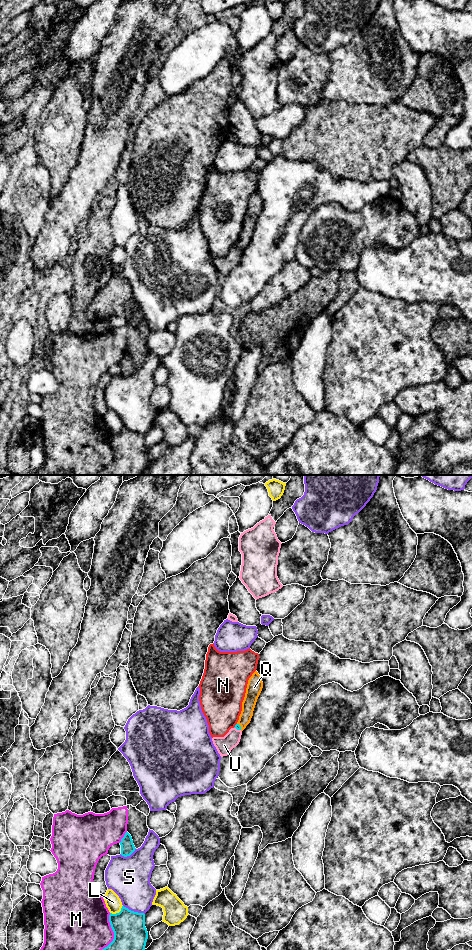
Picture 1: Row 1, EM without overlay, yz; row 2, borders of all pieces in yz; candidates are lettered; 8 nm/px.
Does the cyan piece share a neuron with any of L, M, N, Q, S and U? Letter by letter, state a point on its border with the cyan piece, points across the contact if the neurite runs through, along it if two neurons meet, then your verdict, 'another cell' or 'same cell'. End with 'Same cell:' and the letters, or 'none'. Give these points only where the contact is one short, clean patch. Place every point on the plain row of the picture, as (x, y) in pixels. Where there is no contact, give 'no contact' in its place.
L: meets cyan in yz at (117, 433); another cell
M: meets cyan in yz at (114, 455); another cell
N: meets cyan in yz at (235, 245); another cell
Q: meets cyan in yz at (240, 246); same cell
S: meets cyan in yz at (133, 431); another cell
U: meets cyan in yz at (237, 249); another cell
Same cell: Q

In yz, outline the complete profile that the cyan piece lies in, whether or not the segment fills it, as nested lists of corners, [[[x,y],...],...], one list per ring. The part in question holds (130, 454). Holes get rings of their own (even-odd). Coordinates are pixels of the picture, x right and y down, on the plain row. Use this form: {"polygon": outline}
{"polygon": [[[122,426],[119,433],[110,433],[109,442],[114,459],[96,475],[141,475],[144,472],[148,459],[144,433]]]}

